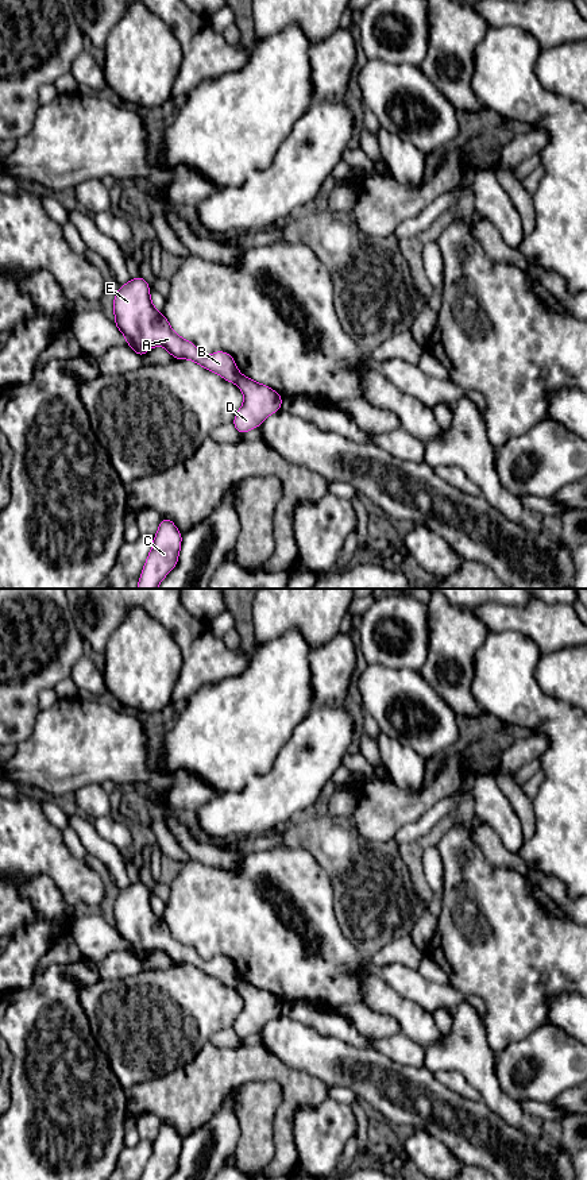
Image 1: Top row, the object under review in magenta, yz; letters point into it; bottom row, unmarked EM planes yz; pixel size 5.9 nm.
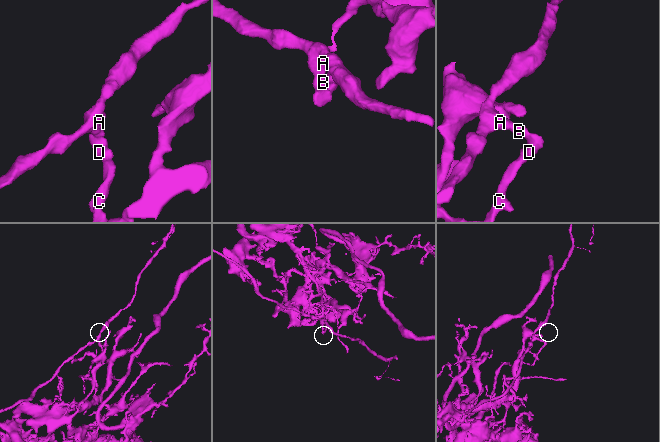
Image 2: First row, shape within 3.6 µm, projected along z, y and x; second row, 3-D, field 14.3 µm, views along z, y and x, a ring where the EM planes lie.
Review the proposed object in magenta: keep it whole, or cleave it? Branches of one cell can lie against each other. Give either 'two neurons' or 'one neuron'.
two neurons

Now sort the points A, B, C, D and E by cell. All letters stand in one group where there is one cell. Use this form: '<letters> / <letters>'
A B E / C D

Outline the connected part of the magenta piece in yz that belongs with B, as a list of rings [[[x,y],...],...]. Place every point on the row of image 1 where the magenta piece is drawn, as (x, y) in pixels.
[[[140,275],[119,288],[115,300],[113,323],[125,336],[125,343],[140,356],[154,346],[169,350],[173,359],[192,359],[201,367],[217,373],[228,382],[239,379],[240,373],[233,358],[225,351],[209,356],[200,352],[194,343],[178,336],[163,313],[158,312],[150,298],[150,286]]]

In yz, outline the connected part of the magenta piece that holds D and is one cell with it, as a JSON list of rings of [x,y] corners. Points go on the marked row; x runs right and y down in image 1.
[[[240,375],[236,385],[244,394],[244,402],[232,424],[243,436],[252,428],[260,427],[263,420],[282,408],[282,397],[275,390]]]

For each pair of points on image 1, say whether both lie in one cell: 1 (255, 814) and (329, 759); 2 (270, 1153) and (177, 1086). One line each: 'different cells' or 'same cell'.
1: same cell
2: same cell

